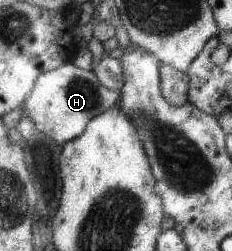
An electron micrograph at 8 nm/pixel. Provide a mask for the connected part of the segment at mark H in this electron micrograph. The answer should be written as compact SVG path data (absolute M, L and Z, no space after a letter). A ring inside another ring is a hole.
M70 61L44 72L22 106L34 122L34 131L45 133L64 146L80 137L90 121L116 106L120 99L121 92L106 87L94 70L81 69Z

